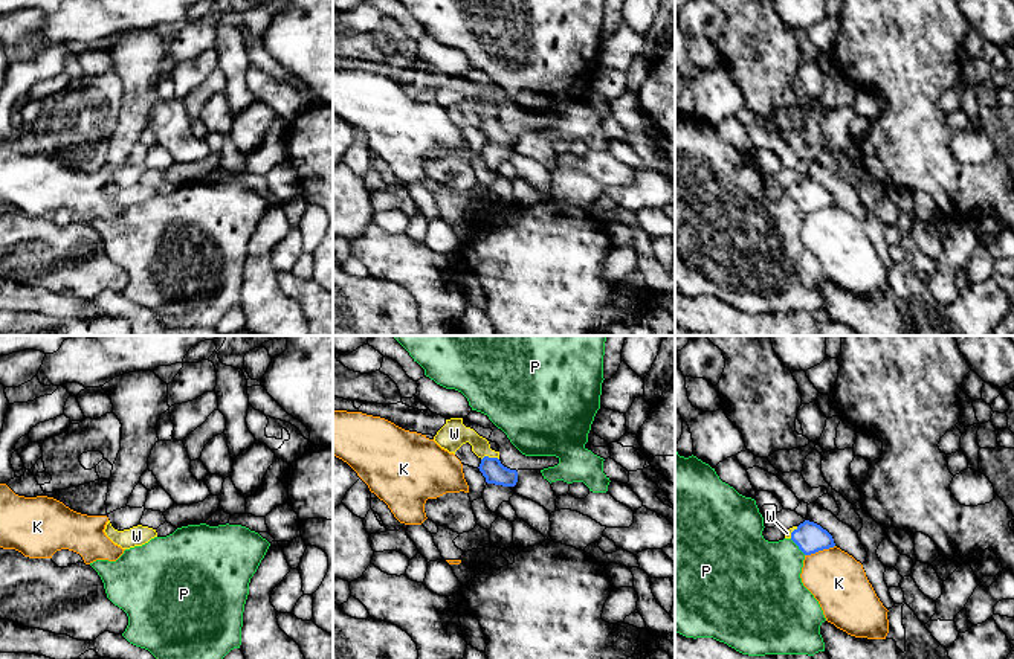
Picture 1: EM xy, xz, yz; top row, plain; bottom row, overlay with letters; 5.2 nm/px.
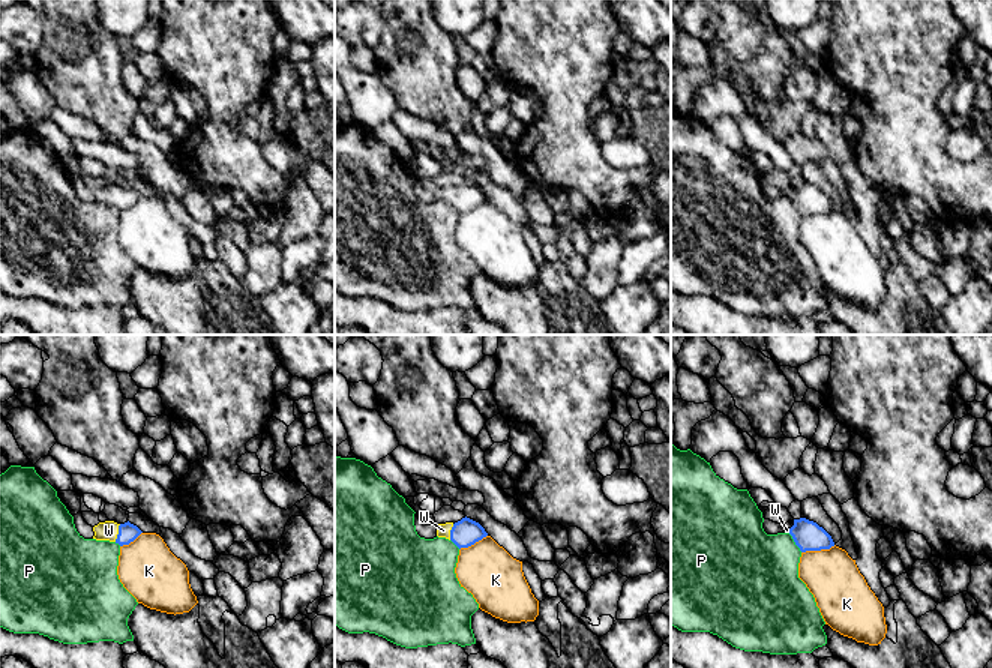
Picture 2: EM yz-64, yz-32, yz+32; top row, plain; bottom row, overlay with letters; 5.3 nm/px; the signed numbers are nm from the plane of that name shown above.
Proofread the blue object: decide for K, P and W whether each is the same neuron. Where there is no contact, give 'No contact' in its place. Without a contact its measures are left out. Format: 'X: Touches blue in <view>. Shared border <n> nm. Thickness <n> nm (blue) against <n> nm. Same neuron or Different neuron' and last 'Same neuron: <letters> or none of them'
K: Touches blue in yz. Shared border 170 nm. Thickness 160 nm (blue) against 300 nm. Different neuron
P: Touches blue in yz. Shared border 120 nm. Thickness 160 nm (blue) against 380 nm. Different neuron
W: Touches blue in xz. Shared border 100 nm. Thickness 120 nm (blue) against 150 nm. Same neuron
Same neuron: W

